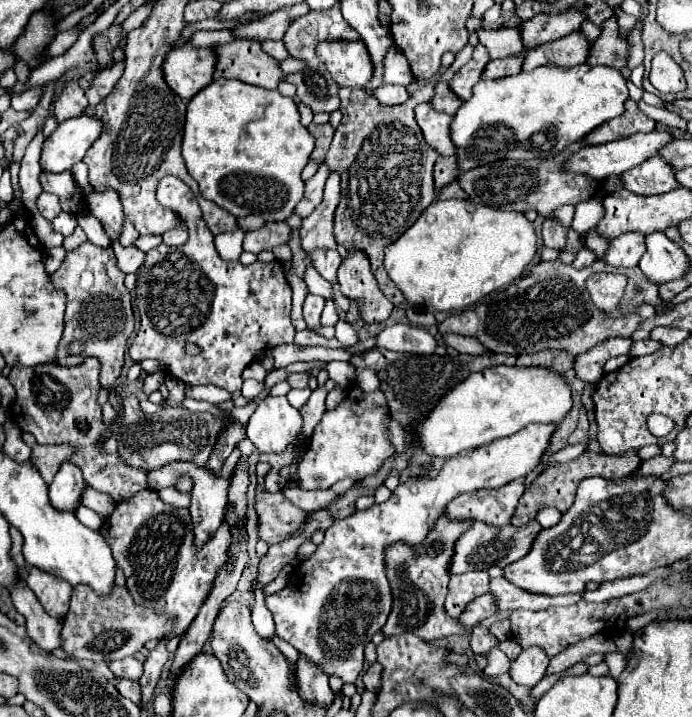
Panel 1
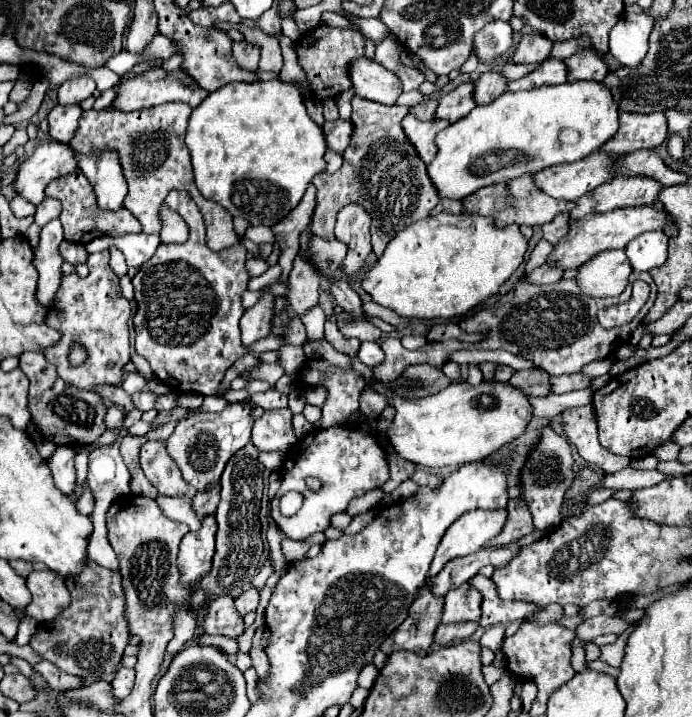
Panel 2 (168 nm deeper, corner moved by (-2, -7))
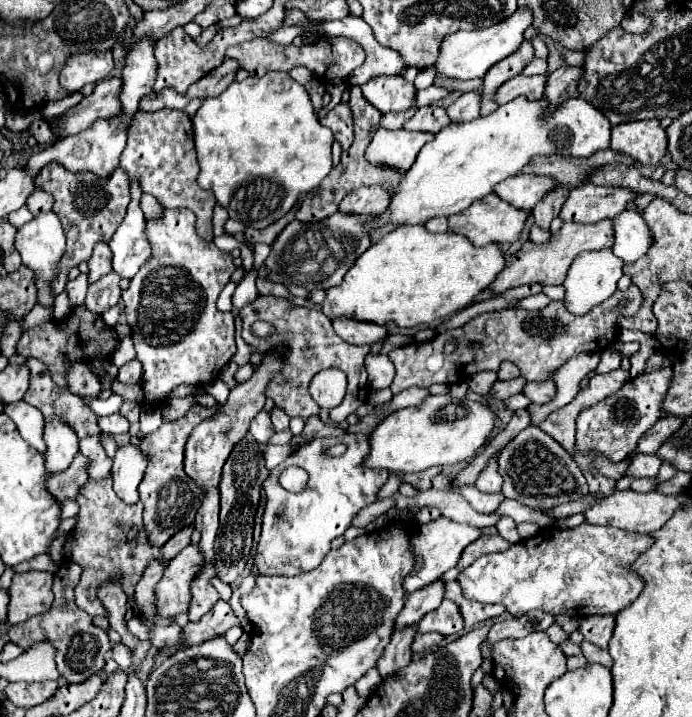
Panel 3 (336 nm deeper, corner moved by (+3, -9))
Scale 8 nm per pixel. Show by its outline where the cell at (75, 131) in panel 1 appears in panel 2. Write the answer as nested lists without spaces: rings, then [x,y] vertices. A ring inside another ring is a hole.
[[[43,142],[31,158],[21,162],[15,188],[35,206],[45,198],[47,182],[77,170],[77,152],[63,142]]]

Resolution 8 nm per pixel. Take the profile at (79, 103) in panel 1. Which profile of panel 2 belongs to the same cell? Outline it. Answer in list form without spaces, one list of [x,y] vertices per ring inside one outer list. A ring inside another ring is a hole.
[[[77,78],[77,80],[67,80],[59,86],[57,90],[57,104],[61,106],[71,106],[79,104],[85,98],[89,98],[95,90],[95,82],[91,78]]]

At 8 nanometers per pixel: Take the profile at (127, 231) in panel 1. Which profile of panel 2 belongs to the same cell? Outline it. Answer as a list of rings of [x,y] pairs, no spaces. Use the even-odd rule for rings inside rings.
[[[77,170],[69,176],[57,178],[47,184],[45,194],[51,198],[57,198],[63,204],[63,212],[59,216],[63,230],[65,230],[65,240],[75,242],[75,244],[87,244],[97,236],[119,236],[119,234],[139,234],[141,224],[129,210],[119,210],[119,212],[103,212],[97,208],[95,202],[95,192],[91,190],[87,178]]]

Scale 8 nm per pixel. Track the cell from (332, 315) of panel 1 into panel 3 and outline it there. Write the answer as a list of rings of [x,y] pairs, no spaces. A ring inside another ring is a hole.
[[[258,296],[252,304],[248,304],[246,308],[240,310],[240,318],[242,318],[242,338],[246,340],[246,344],[250,344],[252,348],[252,356],[250,356],[250,366],[256,370],[264,356],[268,354],[279,342],[284,342],[286,354],[282,360],[282,368],[272,376],[270,386],[266,386],[266,398],[272,398],[274,404],[278,408],[282,408],[290,418],[298,416],[304,422],[310,416],[318,416],[320,406],[312,400],[308,386],[310,380],[314,378],[316,372],[326,370],[326,368],[338,368],[342,372],[348,374],[348,390],[346,390],[346,398],[342,400],[342,404],[338,408],[330,410],[330,418],[334,422],[344,422],[352,412],[356,412],[358,406],[362,406],[366,402],[368,396],[368,374],[364,368],[364,360],[370,352],[368,346],[352,346],[346,344],[332,328],[332,322],[320,312],[320,310],[310,310],[304,306],[296,306],[290,304],[286,298],[276,298],[276,296]],[[256,320],[266,320],[272,322],[274,326],[274,336],[262,340],[256,338],[252,334],[252,324]]]

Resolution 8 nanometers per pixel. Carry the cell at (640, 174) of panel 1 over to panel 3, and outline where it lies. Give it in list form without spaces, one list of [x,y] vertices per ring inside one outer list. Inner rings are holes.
[[[580,184],[574,188],[560,210],[562,222],[596,224],[606,218],[614,218],[626,210],[626,202],[634,200],[634,194],[626,188],[604,188],[594,184]]]

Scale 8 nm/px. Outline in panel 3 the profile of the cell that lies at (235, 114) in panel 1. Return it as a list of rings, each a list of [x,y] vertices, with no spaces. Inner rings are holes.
[[[268,72],[262,78],[248,76],[244,82],[232,82],[220,96],[204,100],[192,122],[200,162],[198,184],[204,190],[212,190],[216,202],[228,210],[230,218],[246,226],[266,228],[280,220],[302,192],[316,188],[332,170],[330,148],[334,136],[314,114],[306,88],[286,72]]]

